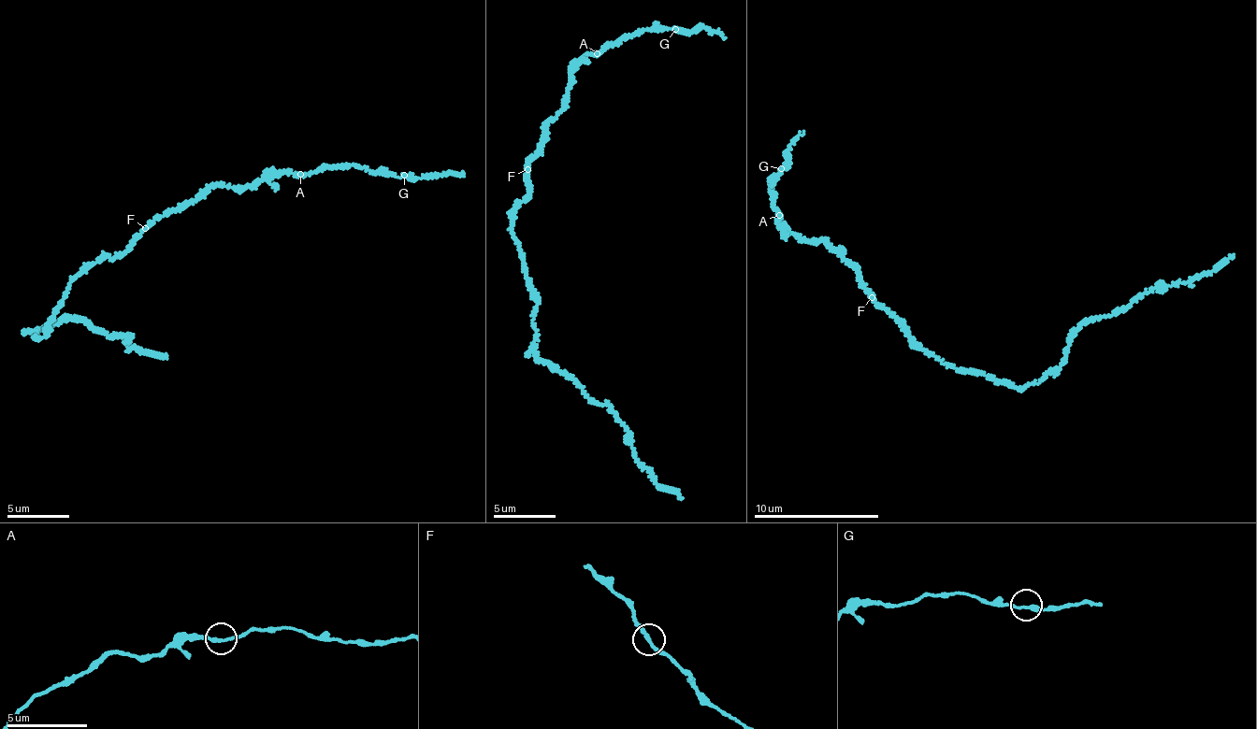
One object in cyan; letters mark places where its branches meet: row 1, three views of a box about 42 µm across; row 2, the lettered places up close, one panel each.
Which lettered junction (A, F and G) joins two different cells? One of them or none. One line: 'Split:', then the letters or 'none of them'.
Split: F

